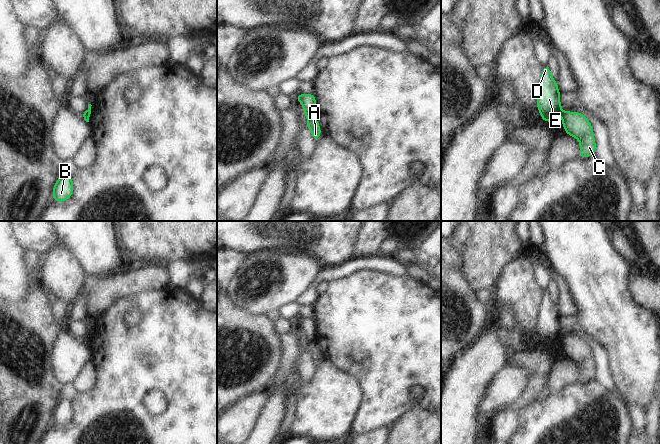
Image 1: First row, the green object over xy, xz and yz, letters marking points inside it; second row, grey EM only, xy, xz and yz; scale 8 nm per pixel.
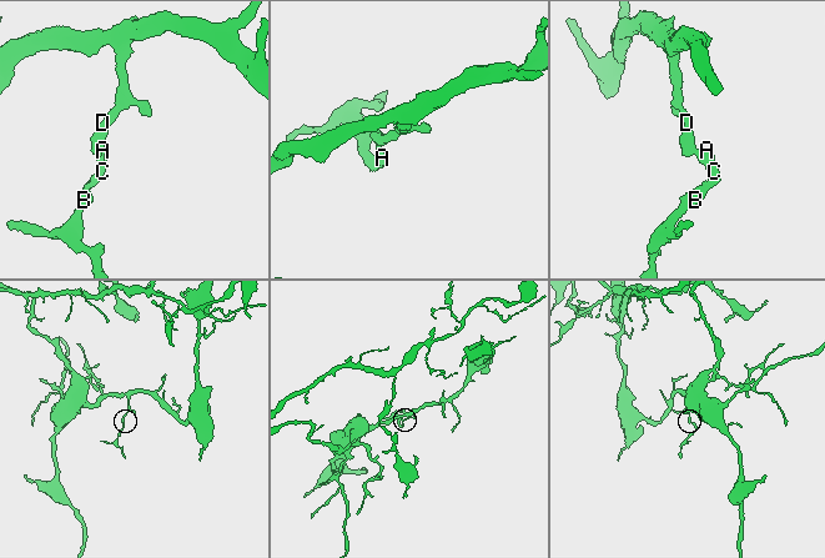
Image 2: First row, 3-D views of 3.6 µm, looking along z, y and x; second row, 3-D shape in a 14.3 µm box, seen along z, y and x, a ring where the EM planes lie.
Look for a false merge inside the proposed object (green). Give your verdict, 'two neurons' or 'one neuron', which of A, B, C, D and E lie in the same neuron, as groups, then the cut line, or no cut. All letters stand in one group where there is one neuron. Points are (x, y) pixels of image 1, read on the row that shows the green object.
two neurons | A B C / D E | xz (313, 116), (308, 118)

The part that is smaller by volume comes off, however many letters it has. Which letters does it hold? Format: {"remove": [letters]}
{"remove": ["A", "B", "C"]}

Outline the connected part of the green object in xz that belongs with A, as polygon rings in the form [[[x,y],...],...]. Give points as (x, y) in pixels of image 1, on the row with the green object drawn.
[[[315,117],[308,118],[306,124],[311,131],[313,138],[317,142],[321,134],[321,129],[319,127],[318,121],[316,120]]]

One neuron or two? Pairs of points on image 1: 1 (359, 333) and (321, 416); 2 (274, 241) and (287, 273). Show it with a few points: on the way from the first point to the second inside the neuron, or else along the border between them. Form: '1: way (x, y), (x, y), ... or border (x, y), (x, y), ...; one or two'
1: border (322, 357), (352, 374), (360, 385); two
2: border (255, 250), (275, 249), (301, 252); two

